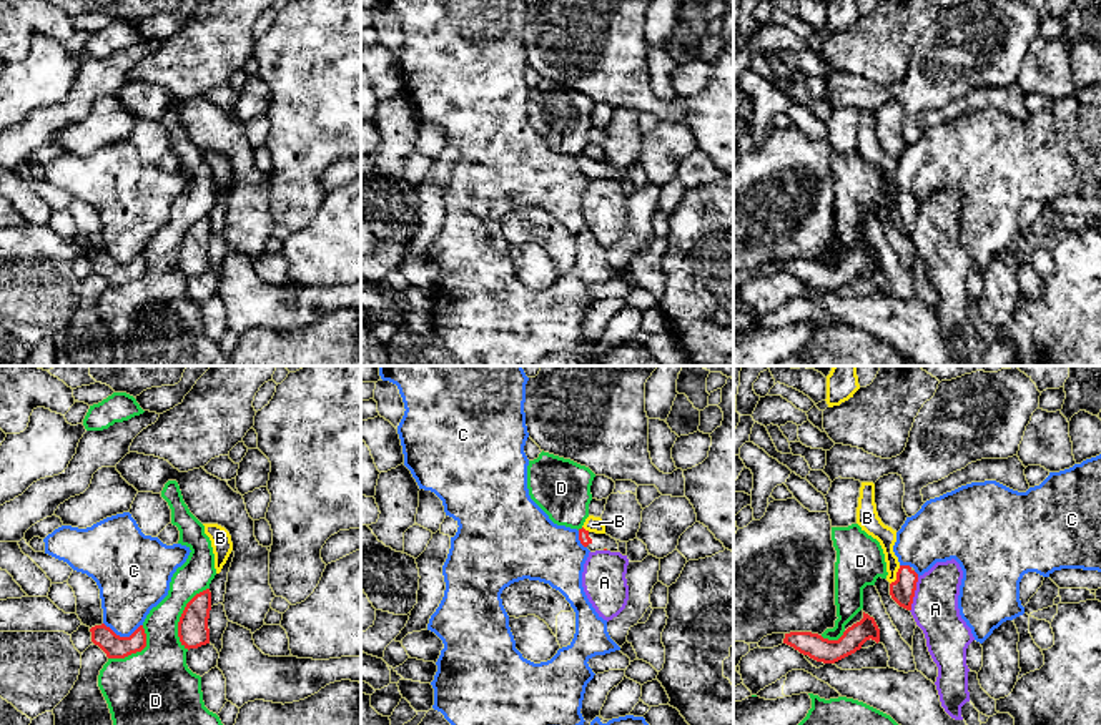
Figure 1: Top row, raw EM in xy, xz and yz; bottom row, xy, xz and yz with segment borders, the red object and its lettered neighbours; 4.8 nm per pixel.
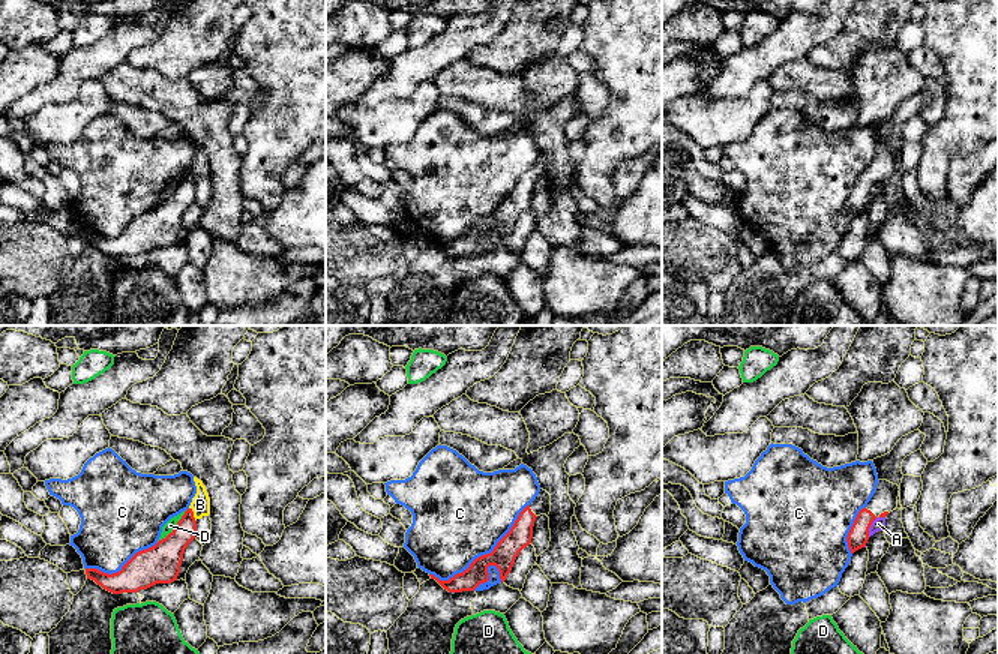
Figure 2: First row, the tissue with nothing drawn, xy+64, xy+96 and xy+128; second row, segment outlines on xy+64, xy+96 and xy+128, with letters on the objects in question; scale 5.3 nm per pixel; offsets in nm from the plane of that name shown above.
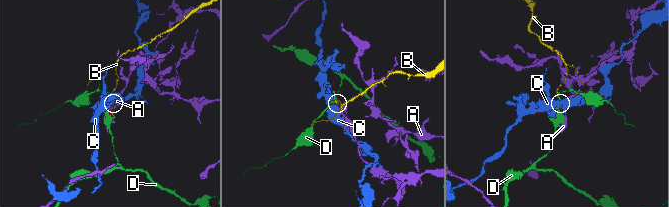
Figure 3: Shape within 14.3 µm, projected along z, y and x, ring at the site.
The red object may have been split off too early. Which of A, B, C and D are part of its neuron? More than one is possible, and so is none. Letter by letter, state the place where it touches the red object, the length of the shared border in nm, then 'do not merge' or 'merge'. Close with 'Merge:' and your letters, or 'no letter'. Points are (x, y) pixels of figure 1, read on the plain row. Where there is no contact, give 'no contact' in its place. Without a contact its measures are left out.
A: yz (913, 221) | 170 nm | do not merge
B: yz (897, 203) | 110 nm | do not merge
C: xy (123, 265) | 190 nm | do not merge
D: xy (182, 243) | 320 nm | do not merge
Merge: no letter

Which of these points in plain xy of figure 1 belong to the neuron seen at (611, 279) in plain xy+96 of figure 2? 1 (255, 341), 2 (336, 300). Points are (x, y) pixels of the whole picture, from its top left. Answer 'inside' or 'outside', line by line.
1: outside
2: inside

